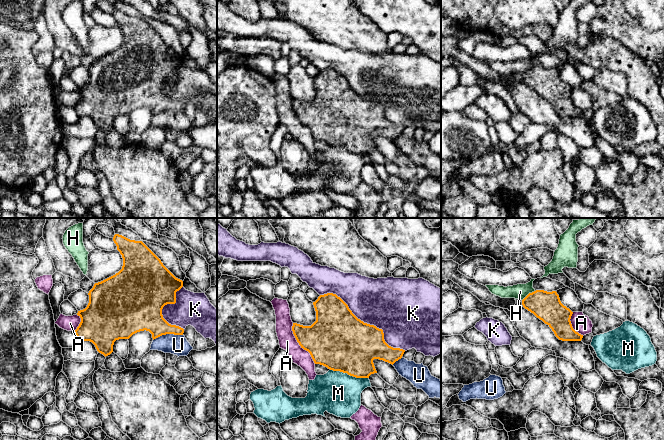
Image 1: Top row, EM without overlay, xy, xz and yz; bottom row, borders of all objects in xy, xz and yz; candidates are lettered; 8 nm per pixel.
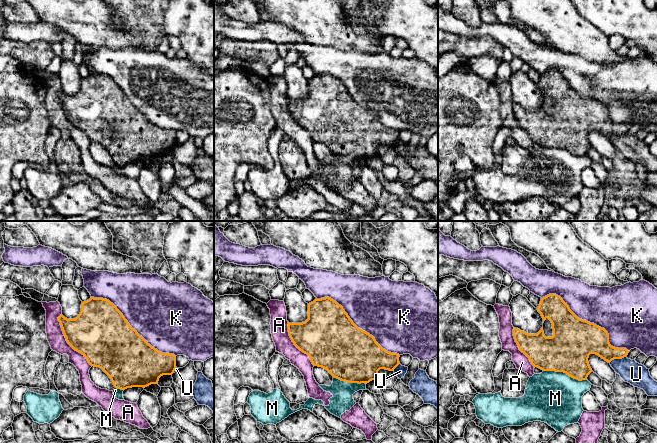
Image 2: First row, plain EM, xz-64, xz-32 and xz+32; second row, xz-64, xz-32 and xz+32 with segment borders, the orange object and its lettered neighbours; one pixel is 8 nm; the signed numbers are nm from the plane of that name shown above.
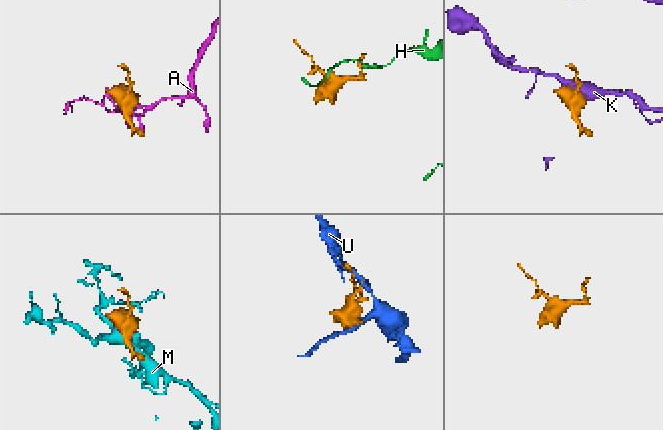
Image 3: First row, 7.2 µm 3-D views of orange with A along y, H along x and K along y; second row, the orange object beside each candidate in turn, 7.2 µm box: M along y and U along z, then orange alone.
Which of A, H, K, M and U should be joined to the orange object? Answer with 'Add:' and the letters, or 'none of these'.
Add: none of these

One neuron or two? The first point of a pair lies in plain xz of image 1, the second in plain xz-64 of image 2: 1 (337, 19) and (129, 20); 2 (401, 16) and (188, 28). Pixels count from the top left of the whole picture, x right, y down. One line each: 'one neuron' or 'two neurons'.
1: two neurons
2: one neuron

